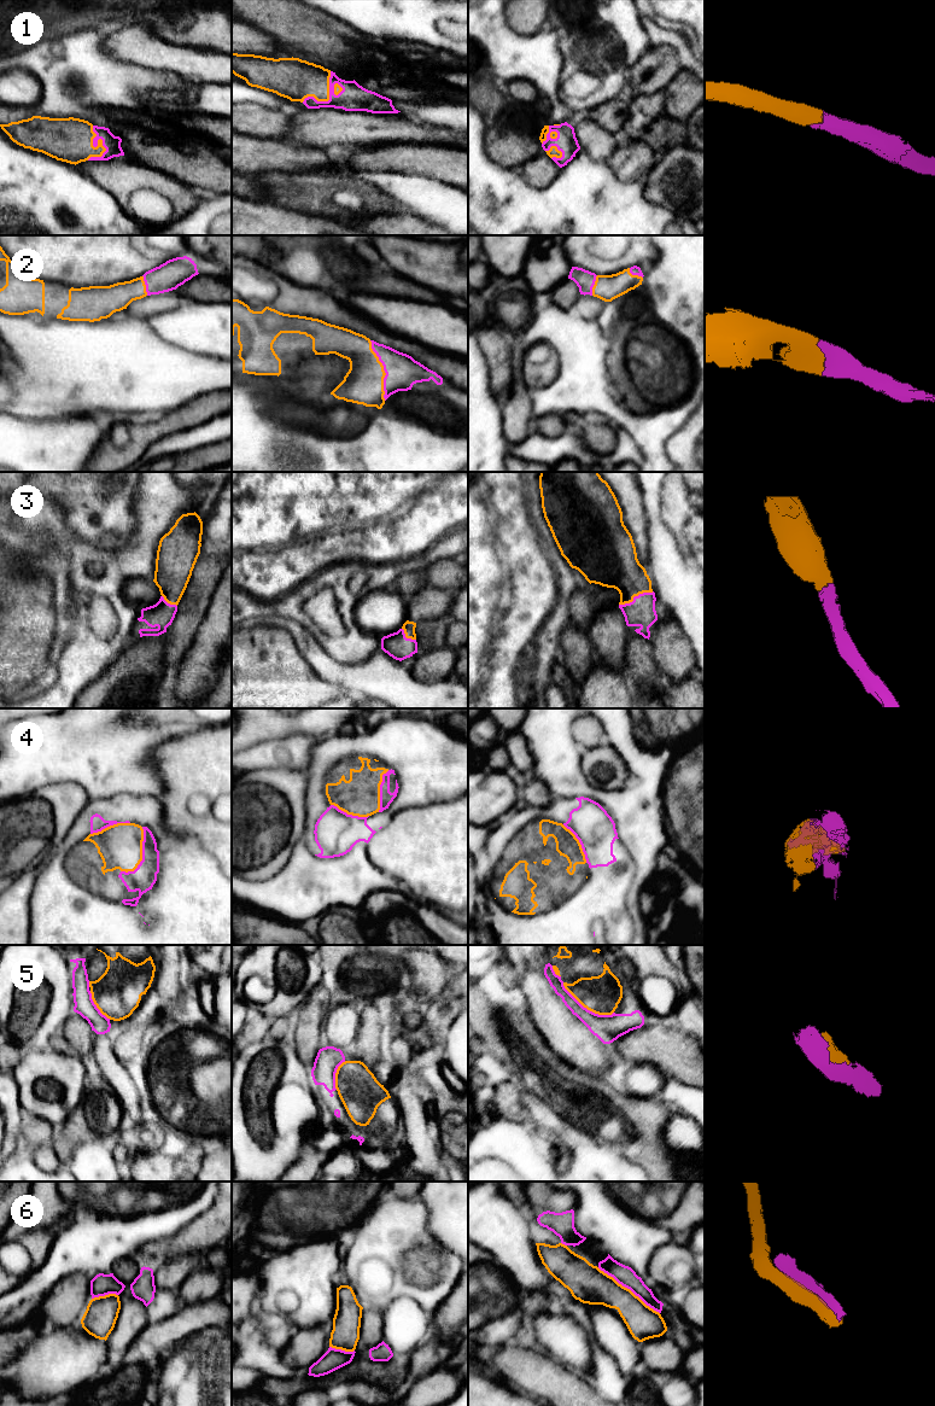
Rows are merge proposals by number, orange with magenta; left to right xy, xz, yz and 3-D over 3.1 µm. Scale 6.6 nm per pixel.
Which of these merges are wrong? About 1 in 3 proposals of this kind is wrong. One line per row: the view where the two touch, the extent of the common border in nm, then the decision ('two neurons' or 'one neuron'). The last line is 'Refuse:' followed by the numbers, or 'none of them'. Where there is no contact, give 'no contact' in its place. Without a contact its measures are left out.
1: contact in xy; length 240 nm; one neuron
2: contact in xz; length 420 nm; one neuron
3: contact in yz; length 240 nm; one neuron
4: contact in xy; length 340 nm; one neuron
5: contact in yz; length 400 nm; one neuron
6: contact in yz; length 500 nm; two neurons
Refuse: 6

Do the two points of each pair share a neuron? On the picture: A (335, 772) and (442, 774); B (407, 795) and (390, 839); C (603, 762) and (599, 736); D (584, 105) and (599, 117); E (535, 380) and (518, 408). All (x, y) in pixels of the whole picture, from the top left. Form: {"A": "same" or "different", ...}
{"A": "same", "B": "different", "C": "different", "D": "different", "E": "different"}

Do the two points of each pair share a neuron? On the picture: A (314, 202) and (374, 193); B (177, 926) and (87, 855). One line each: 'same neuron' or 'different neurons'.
A: same neuron
B: same neuron

